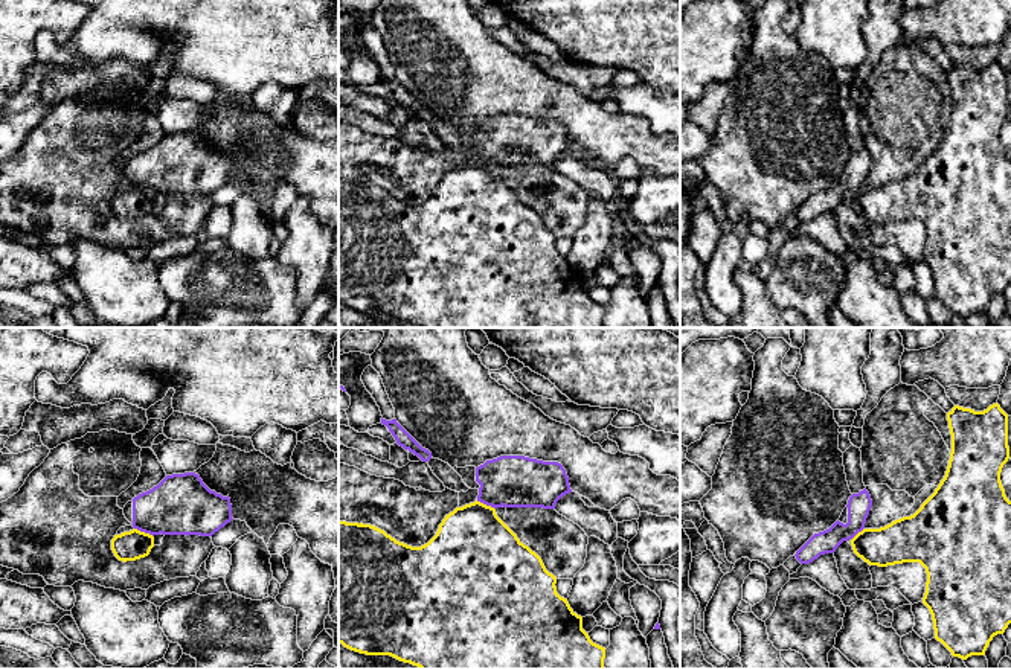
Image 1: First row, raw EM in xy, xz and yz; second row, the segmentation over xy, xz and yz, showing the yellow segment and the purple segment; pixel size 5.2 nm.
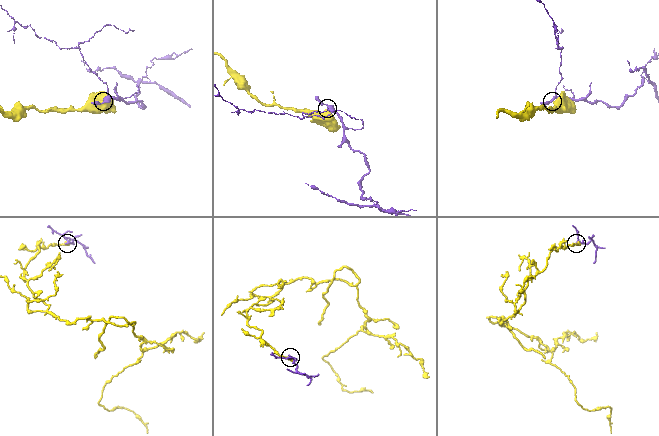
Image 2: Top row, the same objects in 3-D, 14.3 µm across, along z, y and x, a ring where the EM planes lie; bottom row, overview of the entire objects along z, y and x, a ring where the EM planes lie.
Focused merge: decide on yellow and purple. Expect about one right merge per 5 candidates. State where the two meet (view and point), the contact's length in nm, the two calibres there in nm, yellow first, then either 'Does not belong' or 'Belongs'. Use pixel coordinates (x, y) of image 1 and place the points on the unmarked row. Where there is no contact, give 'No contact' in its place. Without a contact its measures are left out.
Touches yellow at xy (144, 191). Shared border 120 nm. Thickness 160 nm (yellow) against 320 nm. Does not belong

